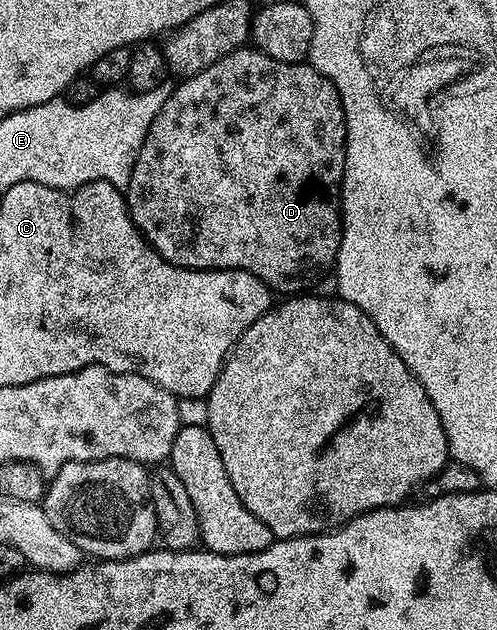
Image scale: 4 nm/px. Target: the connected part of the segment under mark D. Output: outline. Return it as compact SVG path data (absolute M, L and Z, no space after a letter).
M246 45L227 53L219 61L212 63L207 69L203 69L199 73L182 78L176 84L171 93L171 97L167 97L167 101L163 105L163 109L159 109L159 113L155 117L155 121L151 121L151 129L147 129L147 137L143 141L143 145L139 149L139 157L135 161L135 169L131 173L131 181L127 188L127 202L129 204L129 215L137 224L137 228L141 230L141 234L157 250L161 256L169 263L174 263L176 267L190 267L193 271L246 271L255 277L259 277L268 285L270 292L289 291L285 293L301 293L309 287L325 270L332 268L337 261L337 250L341 244L341 178L345 172L345 114L343 113L343 105L339 93L335 89L335 85L327 77L323 77L308 62L288 63L287 61L275 61L275 57L267 57L267 53L257 50L252 45Z

